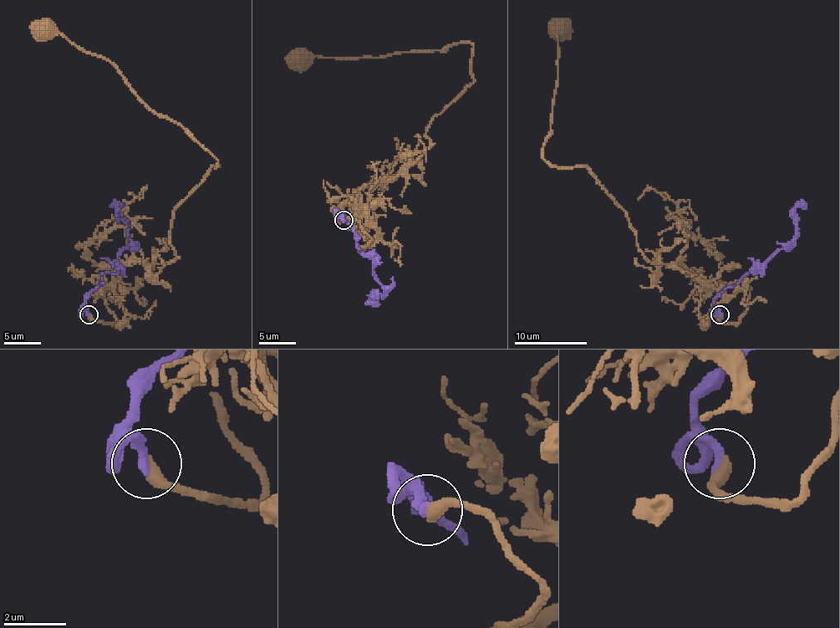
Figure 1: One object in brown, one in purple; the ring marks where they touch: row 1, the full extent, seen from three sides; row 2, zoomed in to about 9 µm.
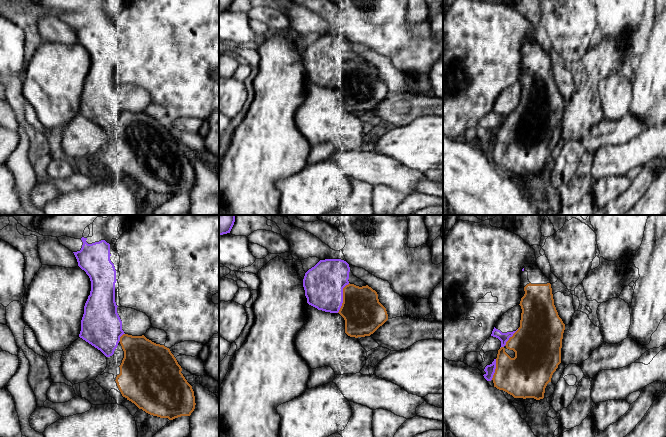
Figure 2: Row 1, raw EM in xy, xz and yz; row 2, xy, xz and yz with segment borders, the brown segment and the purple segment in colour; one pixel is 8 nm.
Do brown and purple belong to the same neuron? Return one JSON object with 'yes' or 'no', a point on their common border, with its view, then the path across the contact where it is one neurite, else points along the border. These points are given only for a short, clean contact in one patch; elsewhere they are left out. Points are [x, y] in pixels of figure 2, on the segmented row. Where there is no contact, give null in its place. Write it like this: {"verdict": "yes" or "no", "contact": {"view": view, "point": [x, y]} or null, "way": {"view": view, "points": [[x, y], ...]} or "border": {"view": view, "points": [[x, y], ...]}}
{"verdict": "yes", "contact": {"view": "xz", "point": [343, 297]}}

